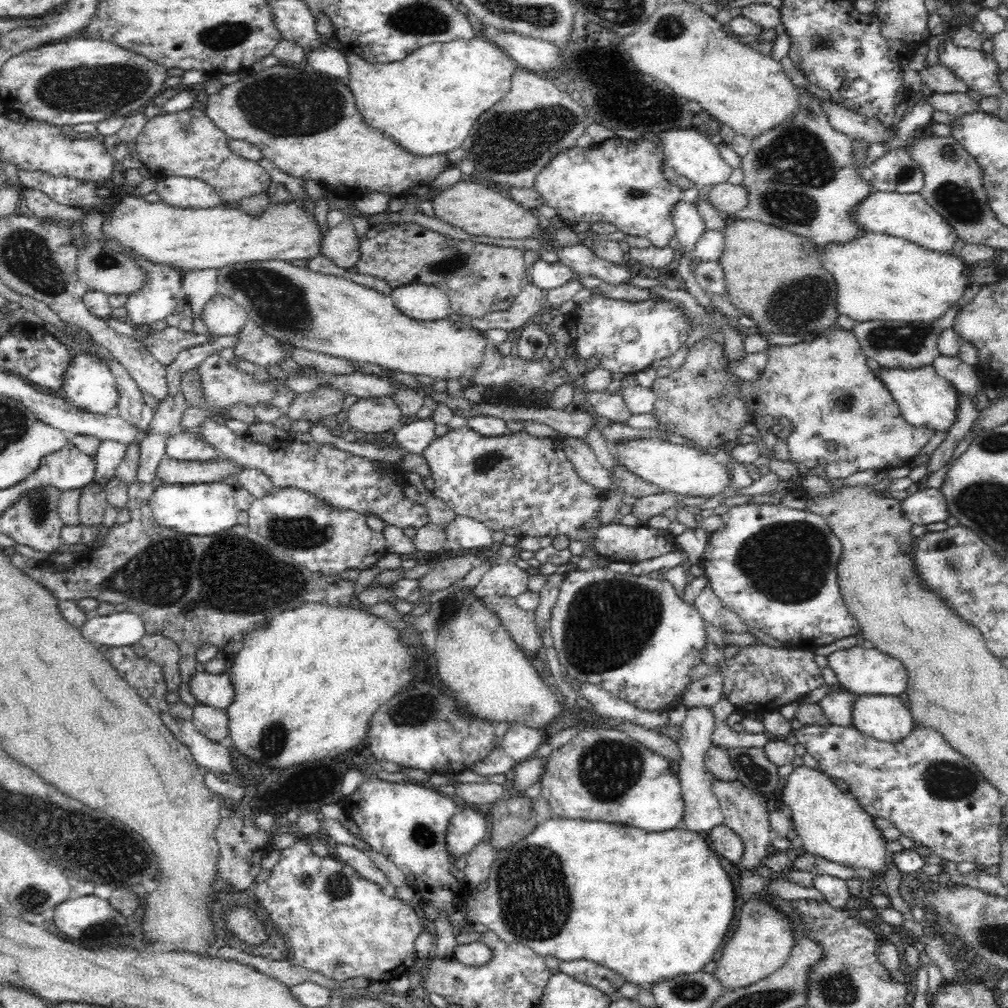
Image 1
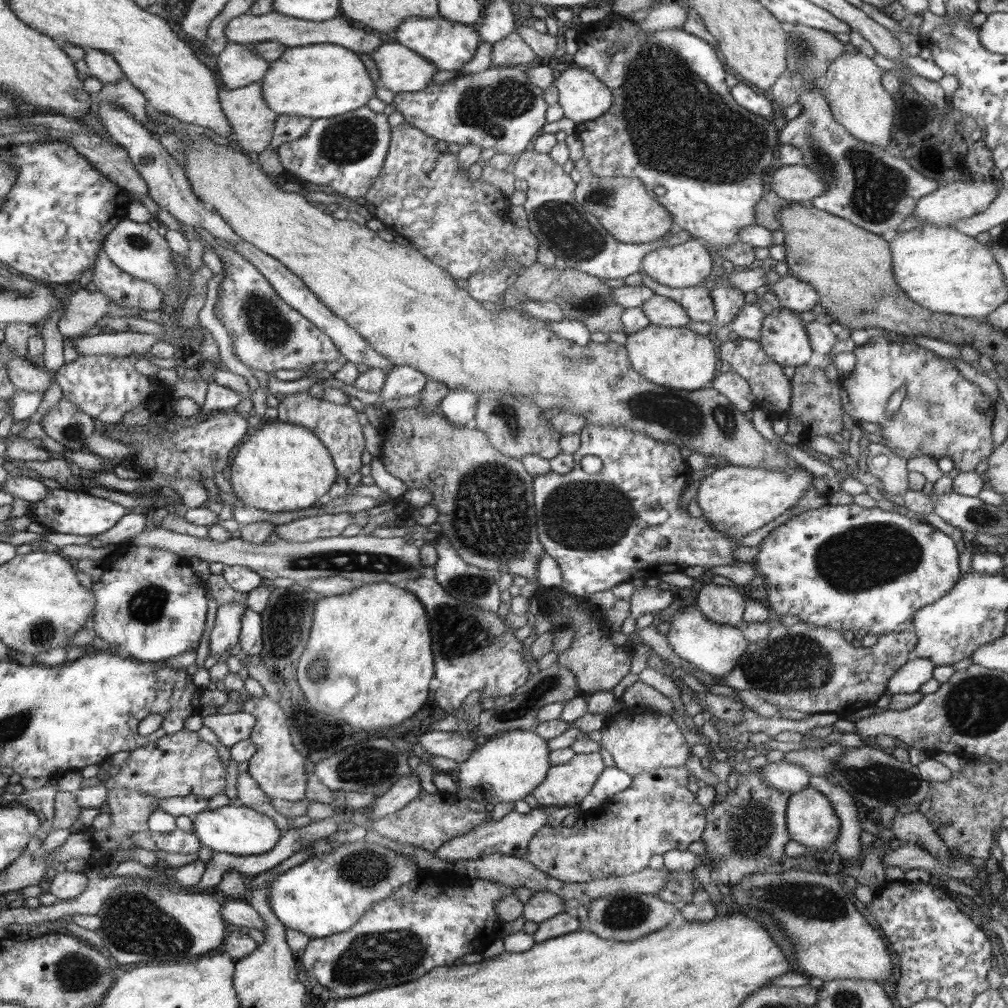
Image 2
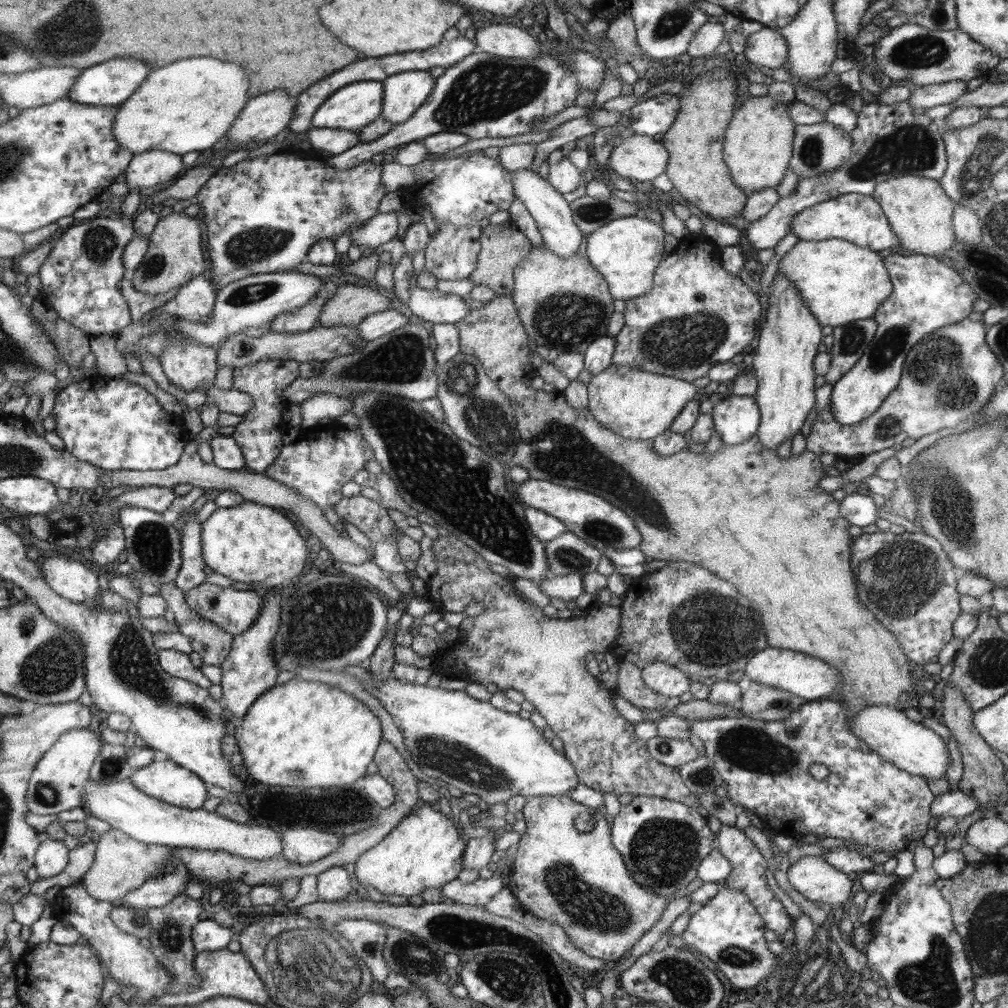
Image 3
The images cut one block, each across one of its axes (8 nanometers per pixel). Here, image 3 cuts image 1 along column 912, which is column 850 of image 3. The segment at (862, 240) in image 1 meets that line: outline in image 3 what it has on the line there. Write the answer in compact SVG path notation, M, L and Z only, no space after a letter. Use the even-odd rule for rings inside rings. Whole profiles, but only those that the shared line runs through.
M799 240L782 256L779 272L801 294L804 304L822 326L844 326L853 320L873 318L893 292L892 278L878 251L860 248L848 240Z

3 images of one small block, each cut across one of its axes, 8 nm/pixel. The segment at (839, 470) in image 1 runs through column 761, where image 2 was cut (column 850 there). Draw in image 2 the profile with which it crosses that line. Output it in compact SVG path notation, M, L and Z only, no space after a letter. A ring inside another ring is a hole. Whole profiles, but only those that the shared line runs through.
M880 334L870 335L864 344L855 346L852 354L856 355L854 370L850 370L848 376L840 378L841 399L846 414L861 423L873 422L881 427L880 433L888 441L886 446L897 456L905 460L921 456L933 457L936 460L948 457L954 462L954 468L961 472L976 471L978 464L990 457L996 446L992 438L995 405L976 383L961 374L950 359L916 343L895 341ZM902 386L906 388L906 395L899 410L889 415L886 413L888 400Z

